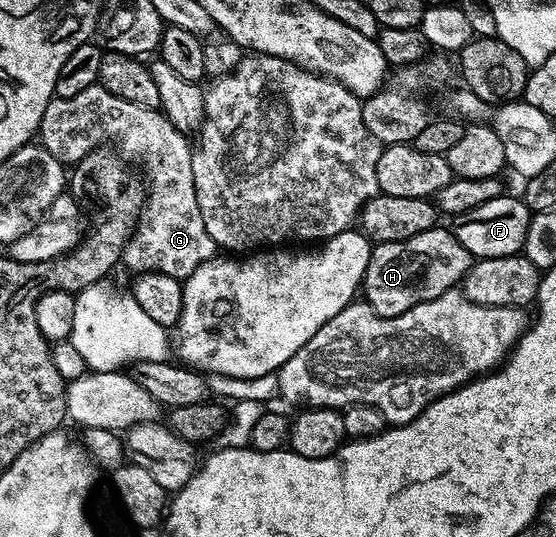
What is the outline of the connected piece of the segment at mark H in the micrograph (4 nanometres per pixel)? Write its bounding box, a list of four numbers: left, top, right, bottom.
[363,229,475,318]

